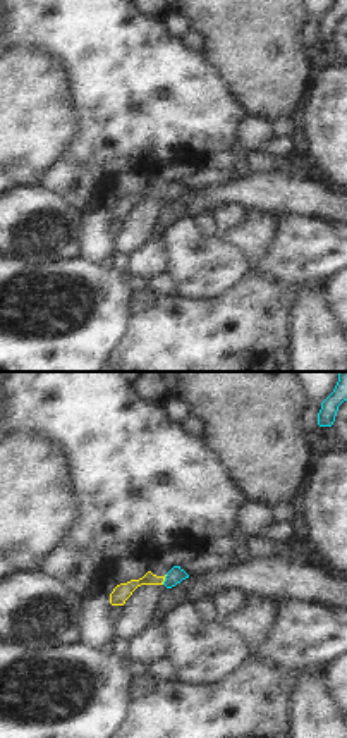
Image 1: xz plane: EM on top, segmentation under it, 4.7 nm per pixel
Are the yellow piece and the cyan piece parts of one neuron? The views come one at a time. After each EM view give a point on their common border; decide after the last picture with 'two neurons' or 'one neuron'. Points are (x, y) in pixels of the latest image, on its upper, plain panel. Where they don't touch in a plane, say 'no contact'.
meets yellow at (164, 195)

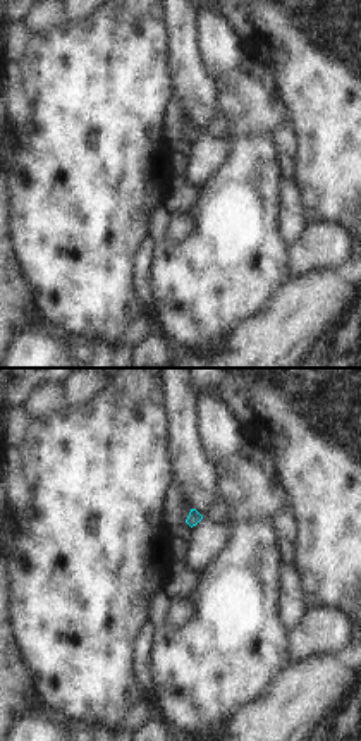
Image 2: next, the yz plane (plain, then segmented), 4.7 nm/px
no contact

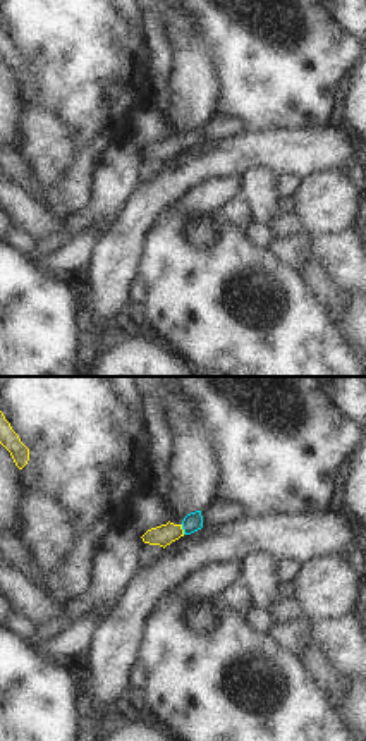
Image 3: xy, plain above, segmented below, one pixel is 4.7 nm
meets yellow at (182, 145)

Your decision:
one neuron

